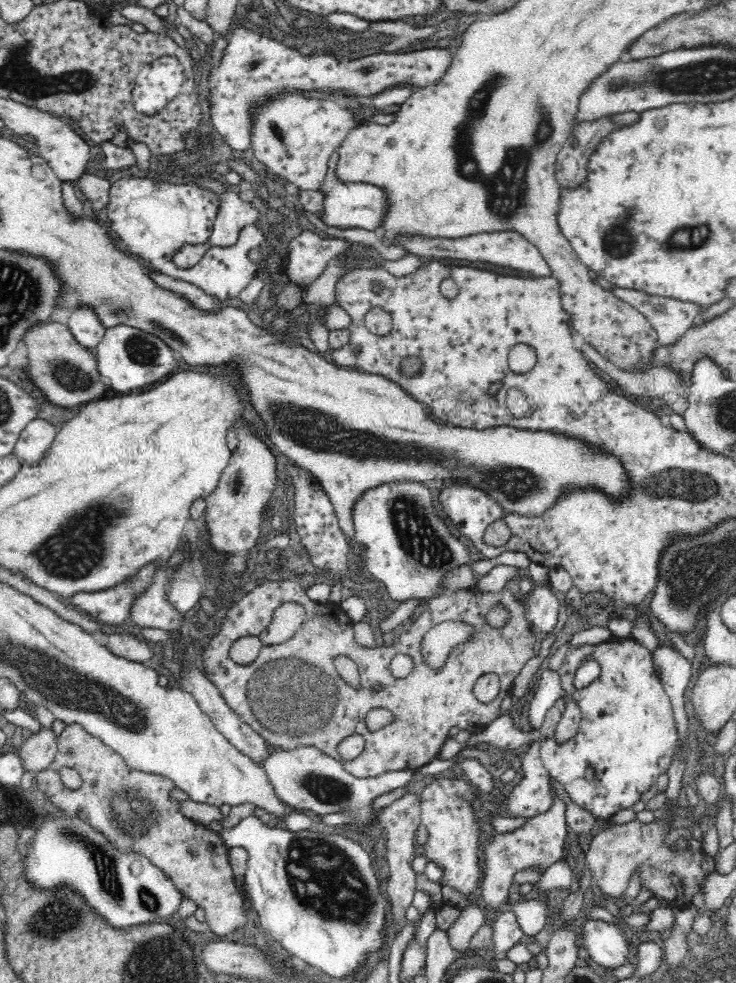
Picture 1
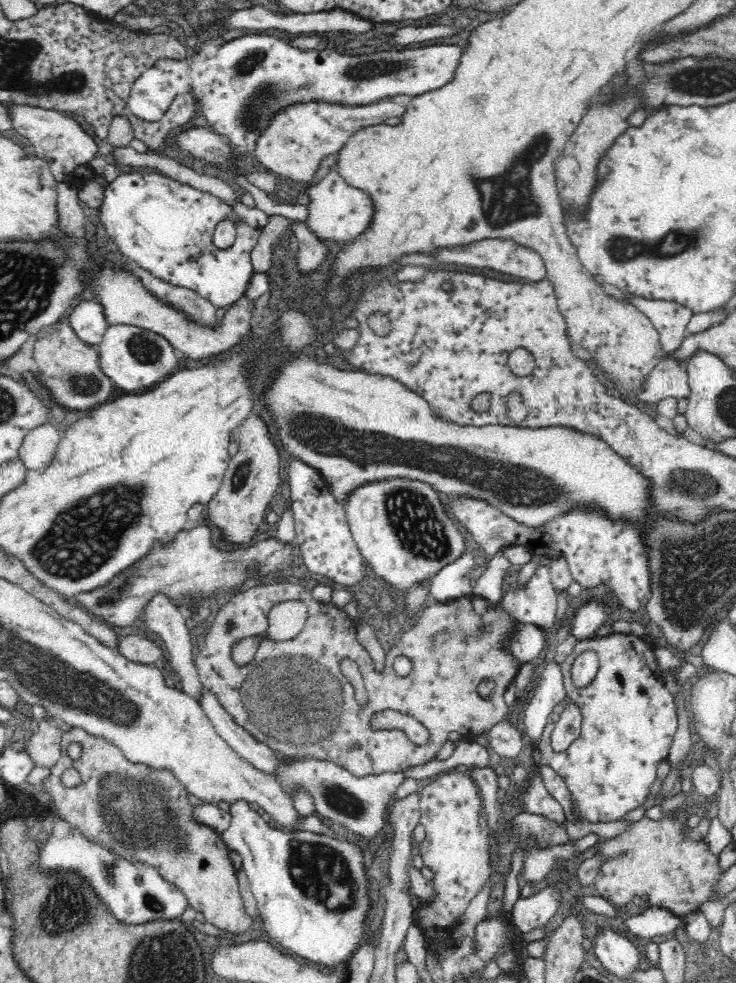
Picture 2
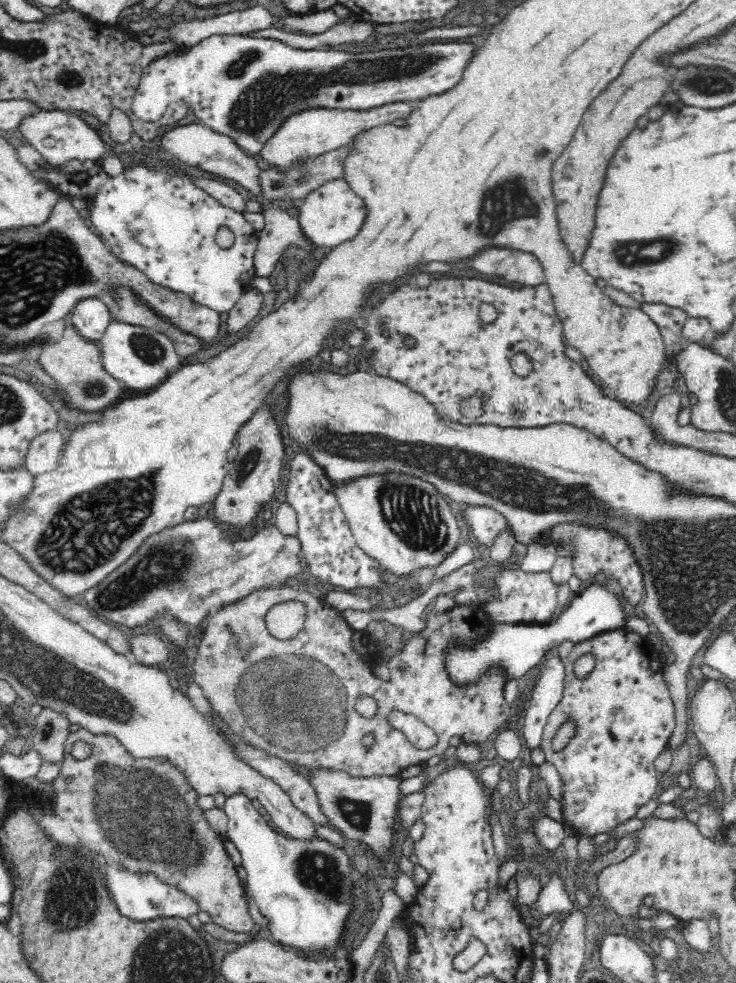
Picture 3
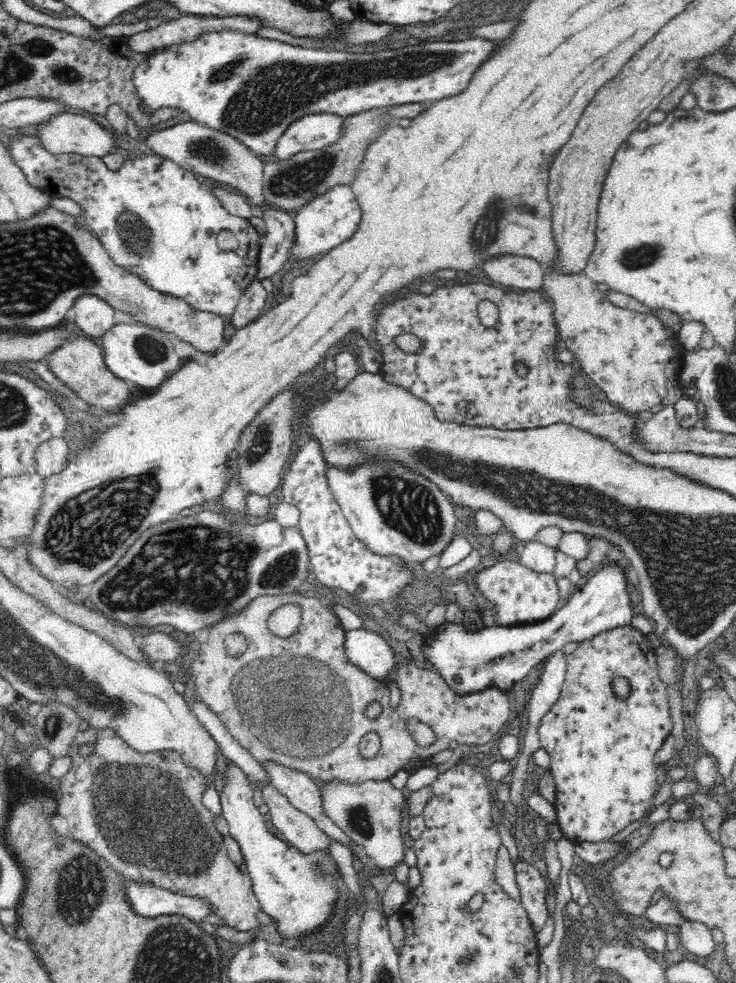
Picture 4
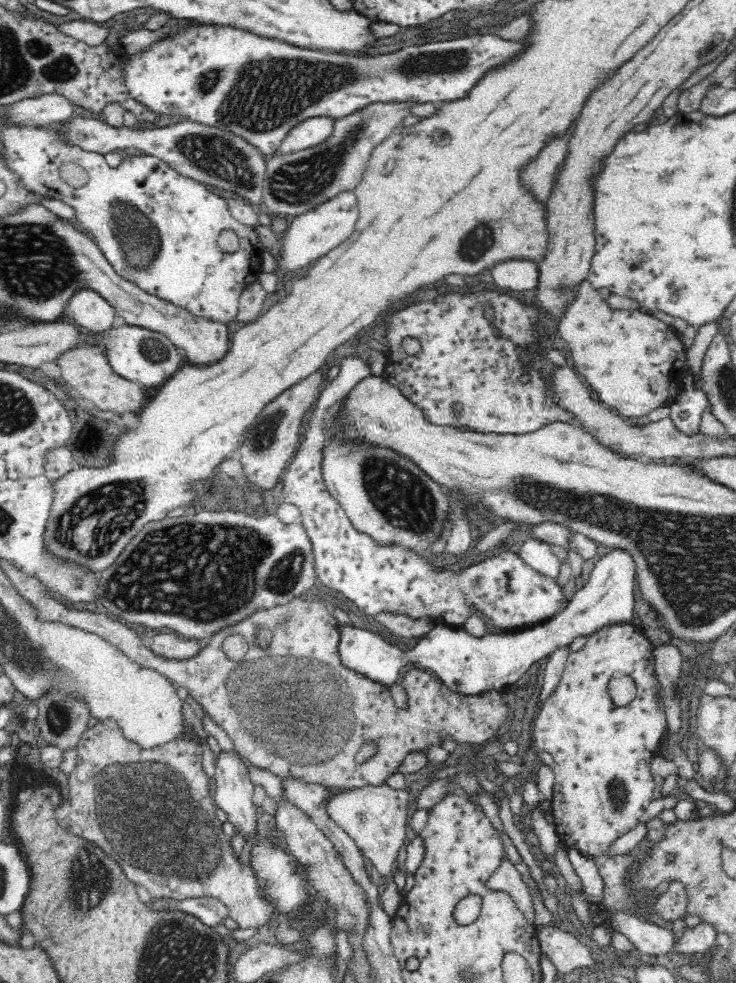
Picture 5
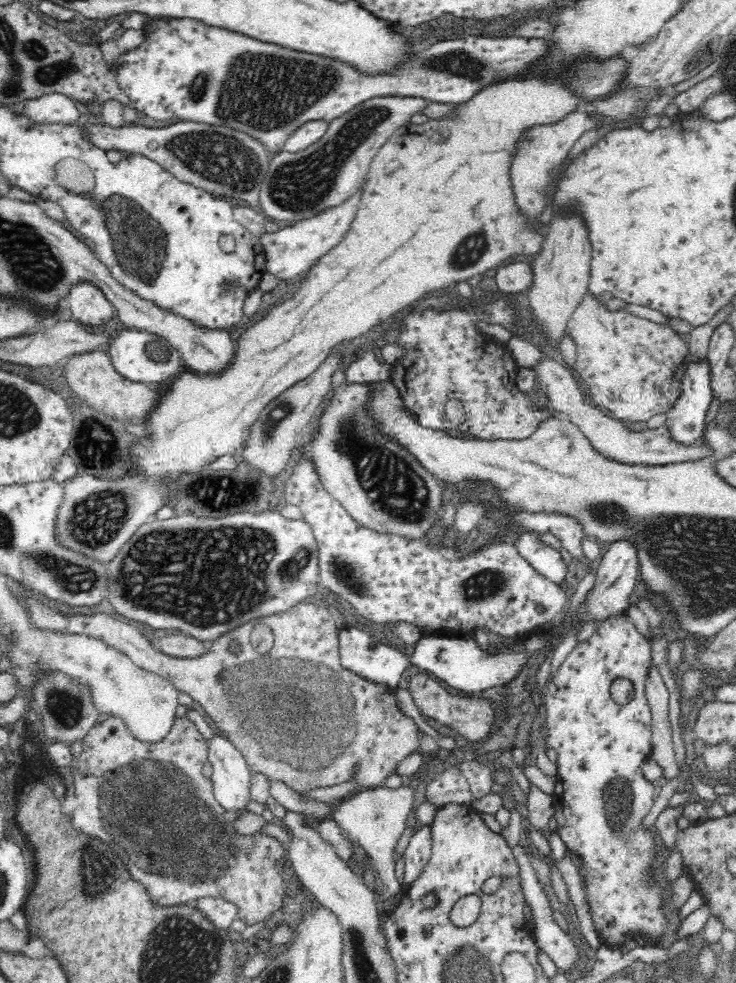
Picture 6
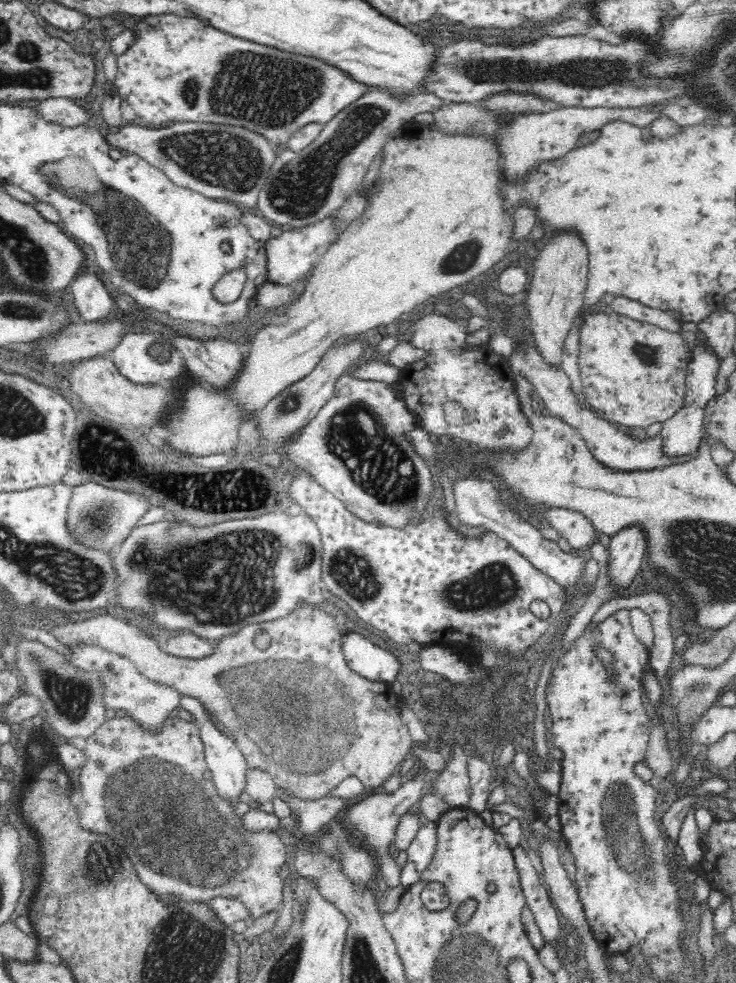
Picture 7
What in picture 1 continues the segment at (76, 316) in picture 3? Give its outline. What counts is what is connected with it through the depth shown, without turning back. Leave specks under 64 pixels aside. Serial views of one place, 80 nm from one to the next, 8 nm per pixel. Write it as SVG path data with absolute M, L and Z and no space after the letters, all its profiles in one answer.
M90 305L78 306L67 325L78 342L88 348L96 347L107 329L100 321L96 310Z

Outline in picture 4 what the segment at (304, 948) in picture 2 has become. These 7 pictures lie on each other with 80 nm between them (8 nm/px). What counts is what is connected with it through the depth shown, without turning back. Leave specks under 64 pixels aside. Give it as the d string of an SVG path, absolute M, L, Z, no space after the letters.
M227 759L221 778L224 786L220 792L223 817L228 821L230 835L240 848L247 871L252 879L252 889L262 911L274 918L282 938L302 938L312 930L328 924L326 916L330 912L330 902L338 900L340 889L334 886L330 878L332 866L336 864L330 853L300 854L292 849L280 836L276 836L266 828L259 808L256 807L252 795L255 790L248 775L234 762Z

